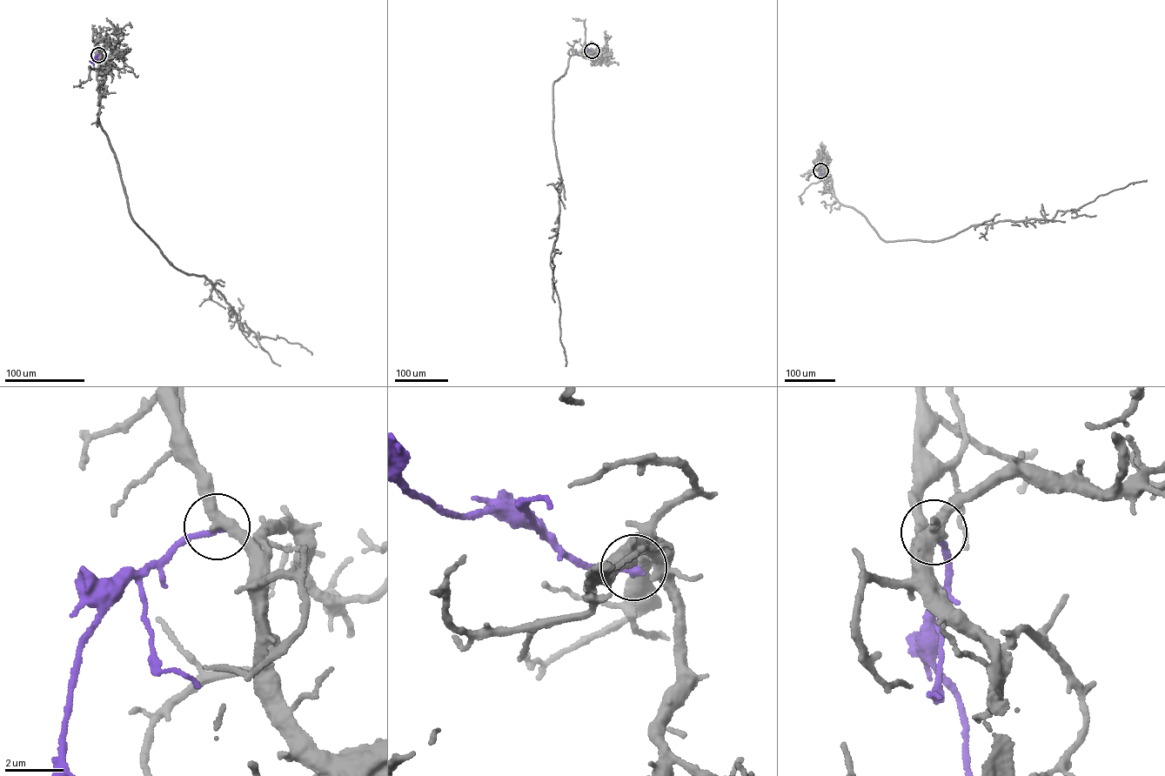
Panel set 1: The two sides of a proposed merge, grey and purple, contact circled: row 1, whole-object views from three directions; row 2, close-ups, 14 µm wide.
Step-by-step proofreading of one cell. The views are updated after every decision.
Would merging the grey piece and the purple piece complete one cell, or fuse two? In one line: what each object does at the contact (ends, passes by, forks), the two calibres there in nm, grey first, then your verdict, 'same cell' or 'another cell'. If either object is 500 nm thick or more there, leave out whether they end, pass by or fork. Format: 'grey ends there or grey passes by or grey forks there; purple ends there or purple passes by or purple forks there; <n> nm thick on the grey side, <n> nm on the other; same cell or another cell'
grey passes by; purple ends there; 360 nm thick on the grey side, 280 nm on the other; another cell

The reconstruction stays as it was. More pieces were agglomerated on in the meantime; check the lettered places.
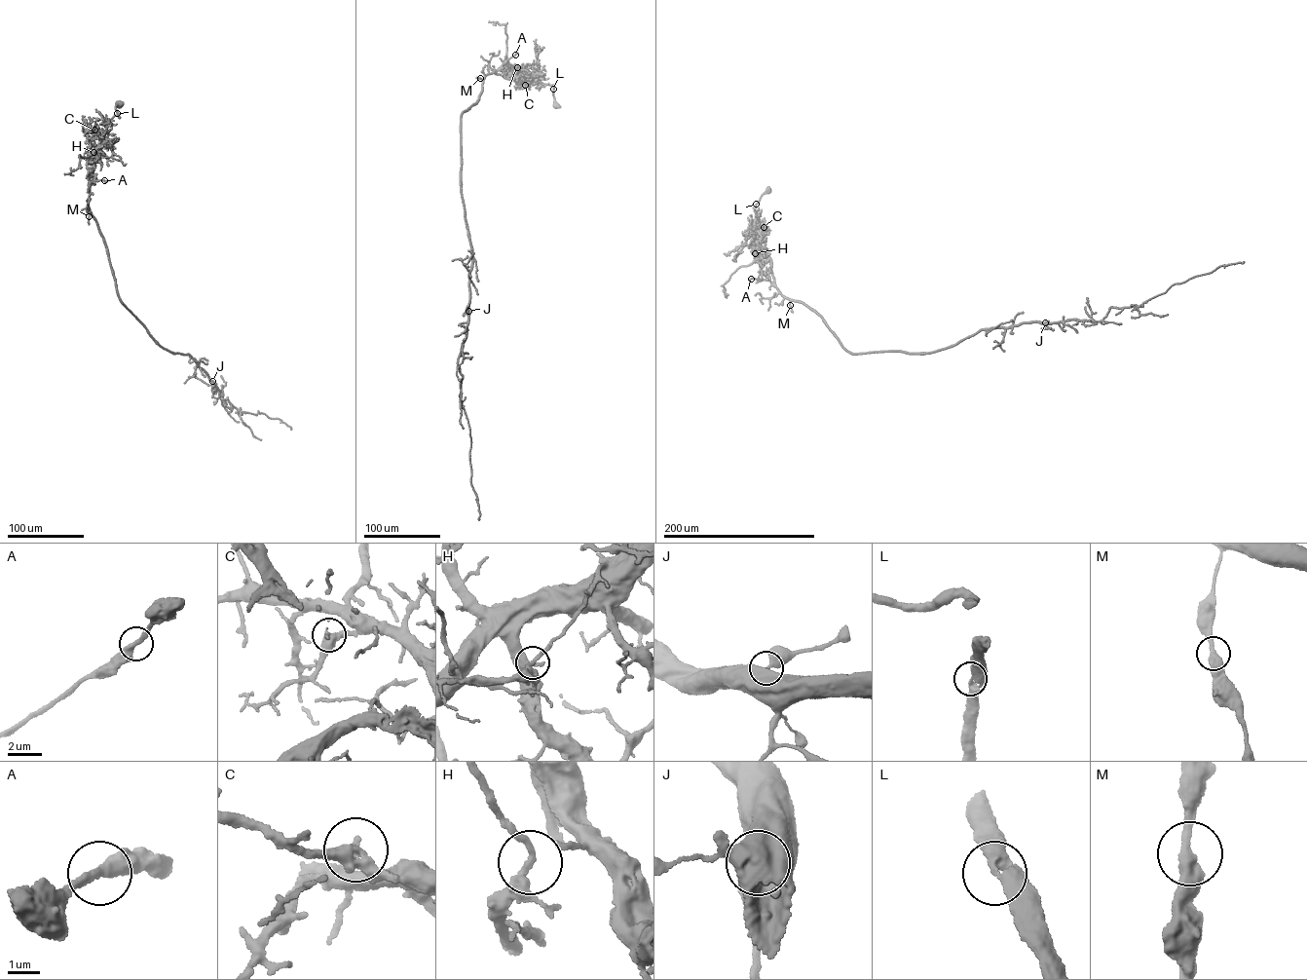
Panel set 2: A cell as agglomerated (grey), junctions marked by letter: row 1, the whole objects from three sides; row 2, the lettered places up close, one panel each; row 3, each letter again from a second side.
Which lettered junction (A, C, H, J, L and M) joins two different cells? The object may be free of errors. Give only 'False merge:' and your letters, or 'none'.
False merge: none

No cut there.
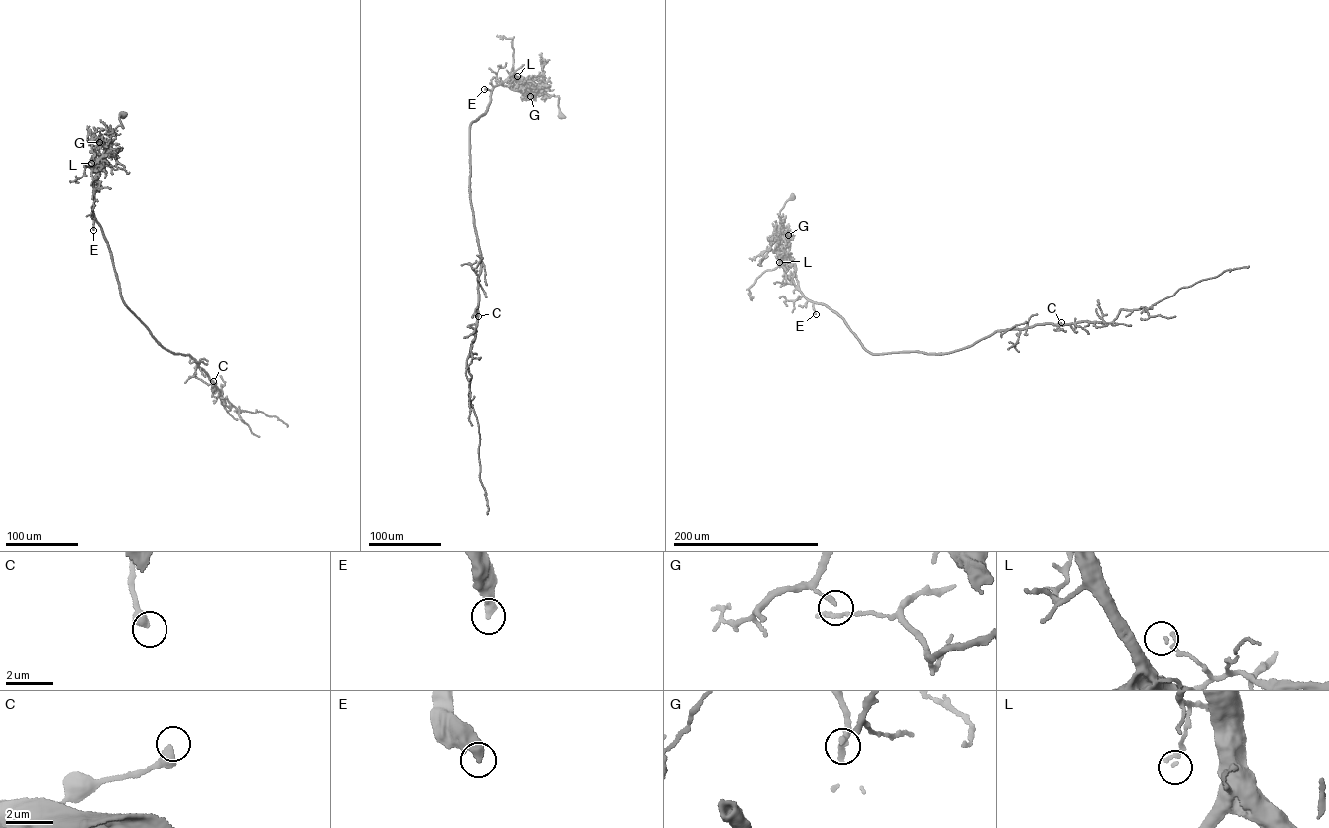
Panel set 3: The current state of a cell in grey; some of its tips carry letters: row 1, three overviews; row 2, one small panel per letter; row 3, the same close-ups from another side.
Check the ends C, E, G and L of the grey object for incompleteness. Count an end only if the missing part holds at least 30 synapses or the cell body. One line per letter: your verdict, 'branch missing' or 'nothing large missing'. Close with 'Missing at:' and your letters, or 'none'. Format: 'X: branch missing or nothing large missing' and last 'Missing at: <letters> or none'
C: nothing large missing
E: nothing large missing
G: nothing large missing
L: nothing large missing
Missing at: none

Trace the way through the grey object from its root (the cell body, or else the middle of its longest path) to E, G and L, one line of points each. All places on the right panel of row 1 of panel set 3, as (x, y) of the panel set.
E: (793, 196), (777, 213), (781, 249), (789, 256), (786, 259), (794, 262), (799, 290), (813, 302), (816, 314)
G: (793, 196), (777, 213), (780, 233), (783, 237), (788, 231), (788, 235)
L: (793, 196), (777, 213), (782, 236), (779, 262)

